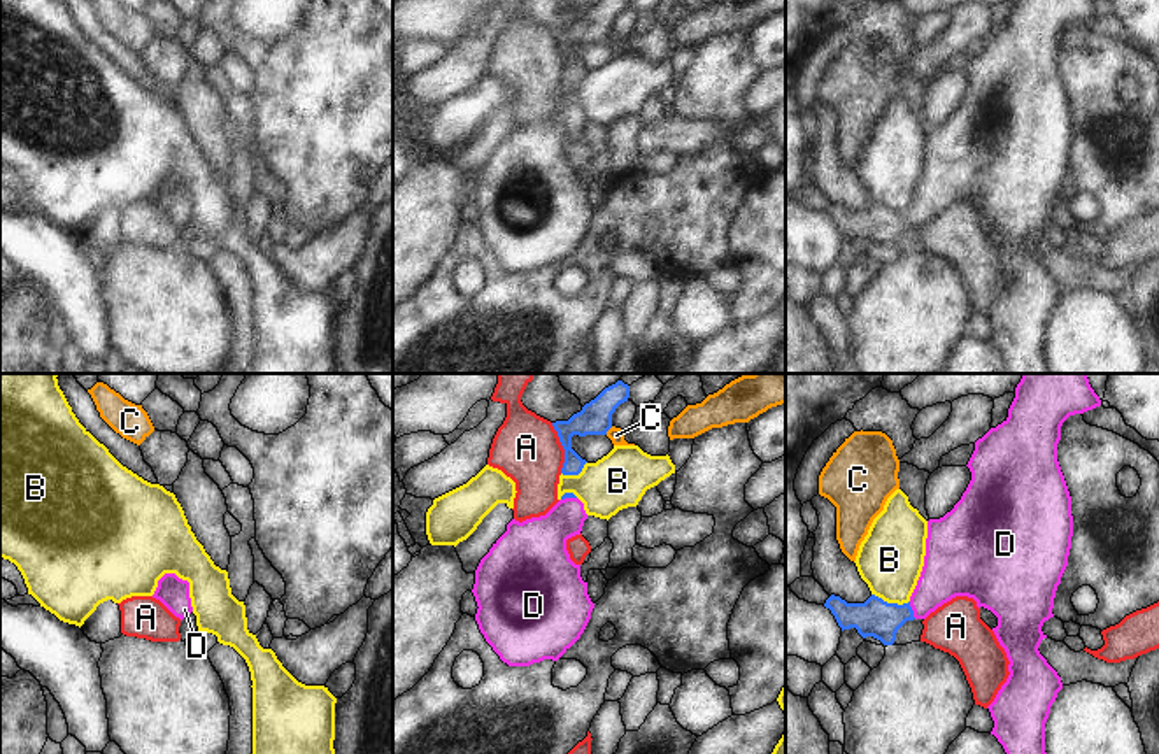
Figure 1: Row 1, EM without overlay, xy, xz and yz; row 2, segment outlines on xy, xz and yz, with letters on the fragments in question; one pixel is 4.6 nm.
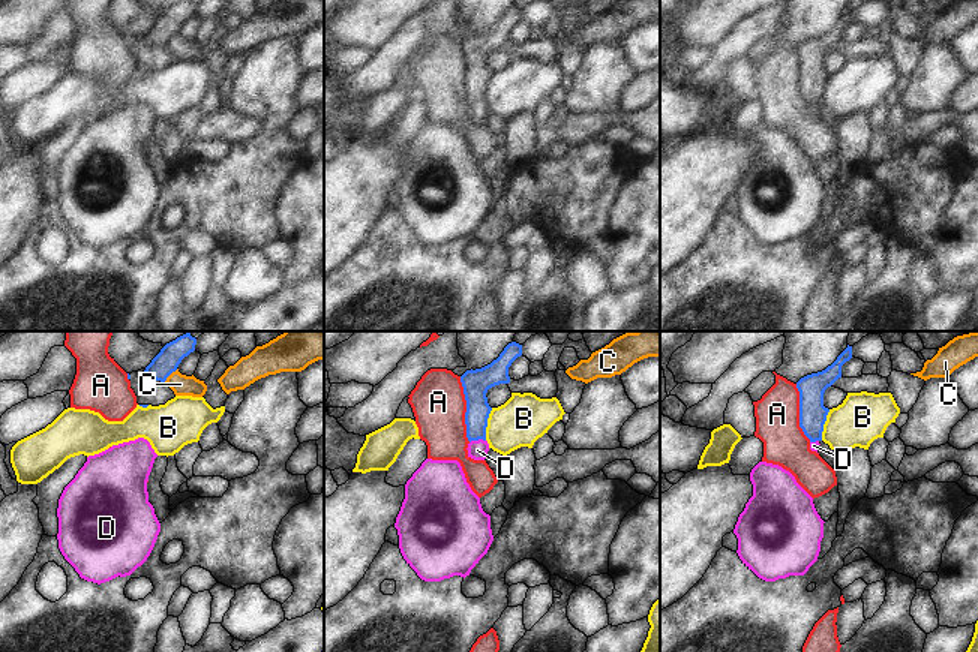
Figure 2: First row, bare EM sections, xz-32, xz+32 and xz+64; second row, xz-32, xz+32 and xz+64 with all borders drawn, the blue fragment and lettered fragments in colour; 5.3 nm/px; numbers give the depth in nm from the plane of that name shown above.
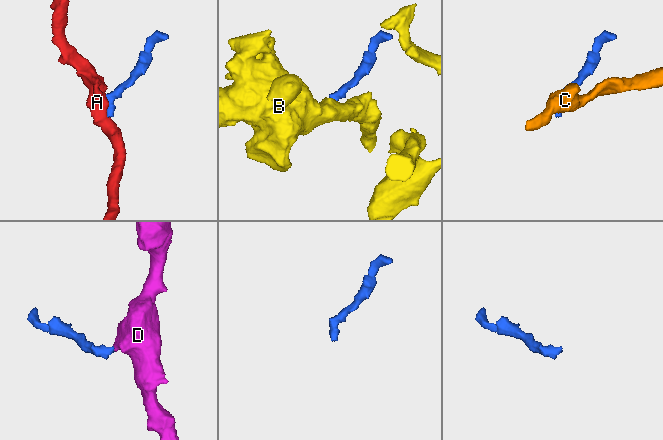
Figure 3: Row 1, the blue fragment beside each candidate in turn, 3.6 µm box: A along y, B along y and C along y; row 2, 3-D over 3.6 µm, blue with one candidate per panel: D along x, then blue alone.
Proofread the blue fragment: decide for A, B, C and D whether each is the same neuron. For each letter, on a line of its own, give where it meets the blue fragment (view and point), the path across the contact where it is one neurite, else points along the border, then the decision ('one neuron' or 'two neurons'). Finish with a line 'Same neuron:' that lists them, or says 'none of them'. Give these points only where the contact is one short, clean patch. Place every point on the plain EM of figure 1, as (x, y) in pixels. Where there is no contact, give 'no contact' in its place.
A: contact xz (563, 55); border xz (551, 30), (563, 56), (561, 79); two neurons
B: contact yz (891, 211); border yz (872, 200), (888, 209), (909, 209); two neurons
C: contact xz (609, 35); border xz (612, 34), (605, 41); two neurons
D: contact yz (912, 218); way yz (875, 225), (912, 218), (949, 177); one neuron
Same neuron: D

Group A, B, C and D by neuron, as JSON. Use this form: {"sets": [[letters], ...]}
{"sets": [["A"], ["B"], ["C"], ["D"]]}

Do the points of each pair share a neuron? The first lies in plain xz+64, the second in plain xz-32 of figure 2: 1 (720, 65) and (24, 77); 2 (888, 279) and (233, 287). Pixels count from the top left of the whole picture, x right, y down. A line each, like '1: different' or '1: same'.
1: same
2: different

